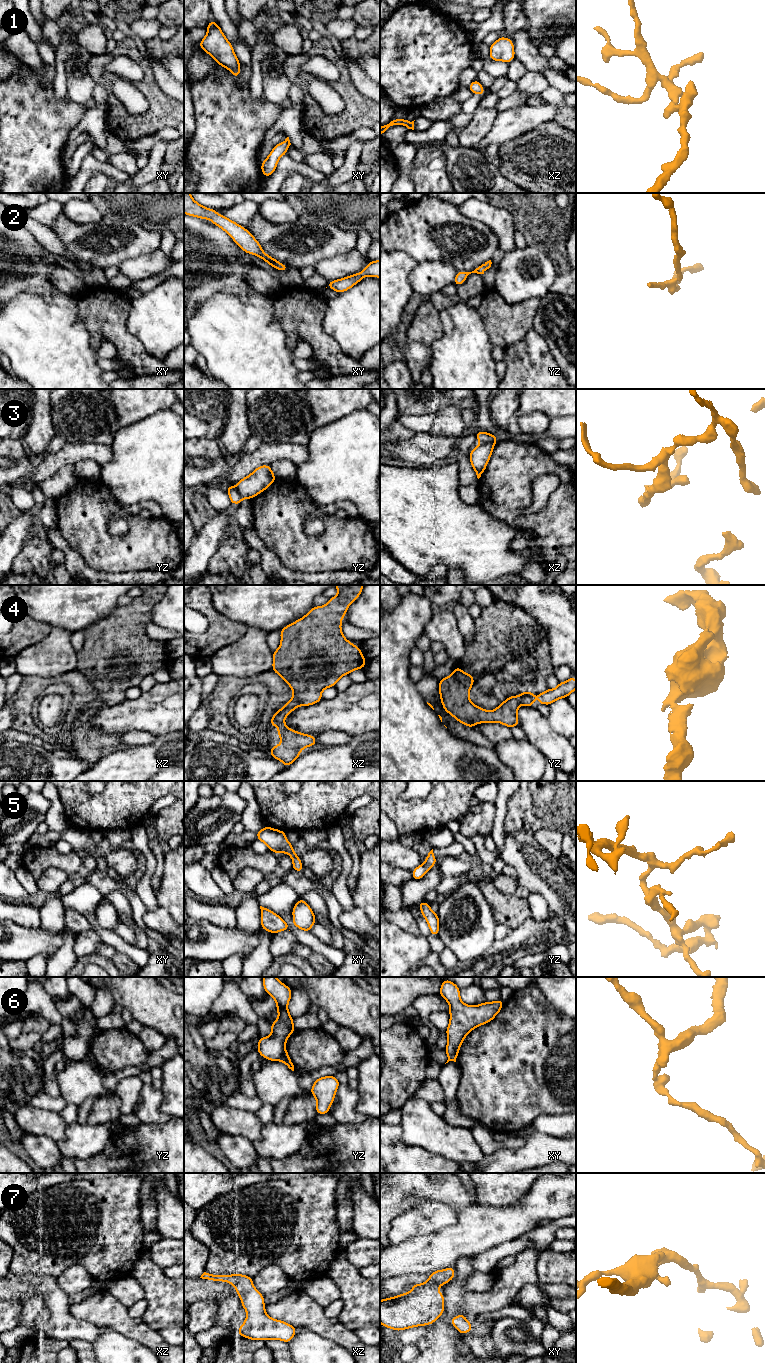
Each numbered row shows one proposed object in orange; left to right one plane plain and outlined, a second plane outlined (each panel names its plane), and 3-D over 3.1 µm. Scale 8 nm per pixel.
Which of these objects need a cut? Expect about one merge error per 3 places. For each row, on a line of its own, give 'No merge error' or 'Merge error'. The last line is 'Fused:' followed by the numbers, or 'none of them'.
1: No merge error
2: No merge error
3: Merge error
4: No merge error
5: No merge error
6: Merge error
7: No merge error
Fused: 3, 6

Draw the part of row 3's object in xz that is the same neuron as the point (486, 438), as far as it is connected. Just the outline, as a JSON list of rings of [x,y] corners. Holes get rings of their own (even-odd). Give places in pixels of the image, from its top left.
[[[478,431],[475,434],[476,439],[479,440],[482,444],[491,444],[495,443],[498,440],[497,436],[490,434],[488,432]]]

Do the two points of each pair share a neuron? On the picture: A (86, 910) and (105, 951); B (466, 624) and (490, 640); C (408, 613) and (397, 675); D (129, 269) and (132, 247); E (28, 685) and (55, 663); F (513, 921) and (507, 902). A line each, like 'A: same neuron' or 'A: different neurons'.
A: different neurons
B: different neurons
C: same neuron
D: different neurons
E: different neurons
F: same neuron

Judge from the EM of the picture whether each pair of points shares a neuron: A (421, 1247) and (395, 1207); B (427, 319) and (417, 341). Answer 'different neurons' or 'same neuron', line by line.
A: different neurons
B: same neuron

